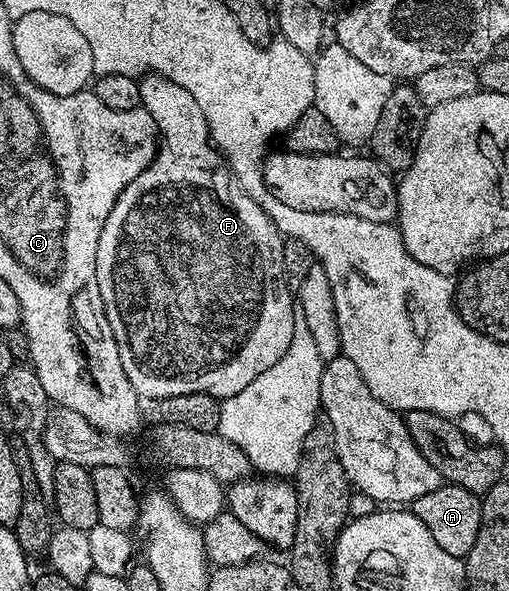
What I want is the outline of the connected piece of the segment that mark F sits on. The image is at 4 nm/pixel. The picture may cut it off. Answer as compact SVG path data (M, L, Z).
M151 71L145 72L139 78L139 83L141 106L154 119L160 138L156 158L148 164L146 171L142 171L142 175L138 175L138 179L134 179L134 183L124 188L122 195L118 195L106 219L106 227L102 229L102 235L98 239L98 291L102 295L110 331L114 331L114 343L118 343L122 369L126 371L126 377L130 379L141 398L147 399L151 393L160 397L209 393L214 398L225 399L236 395L243 387L244 381L249 381L263 365L271 365L270 359L282 359L282 355L286 355L286 347L290 347L290 339L294 339L294 323L298 309L294 304L293 290L284 276L284 237L270 219L270 215L266 215L266 211L262 211L262 207L254 203L254 199L250 199L246 191L242 191L238 179L232 176L228 162L208 136L206 115L202 115L202 107L198 107L194 95L190 95L190 91L183 87L178 87L178 83L174 83L170 78Z

